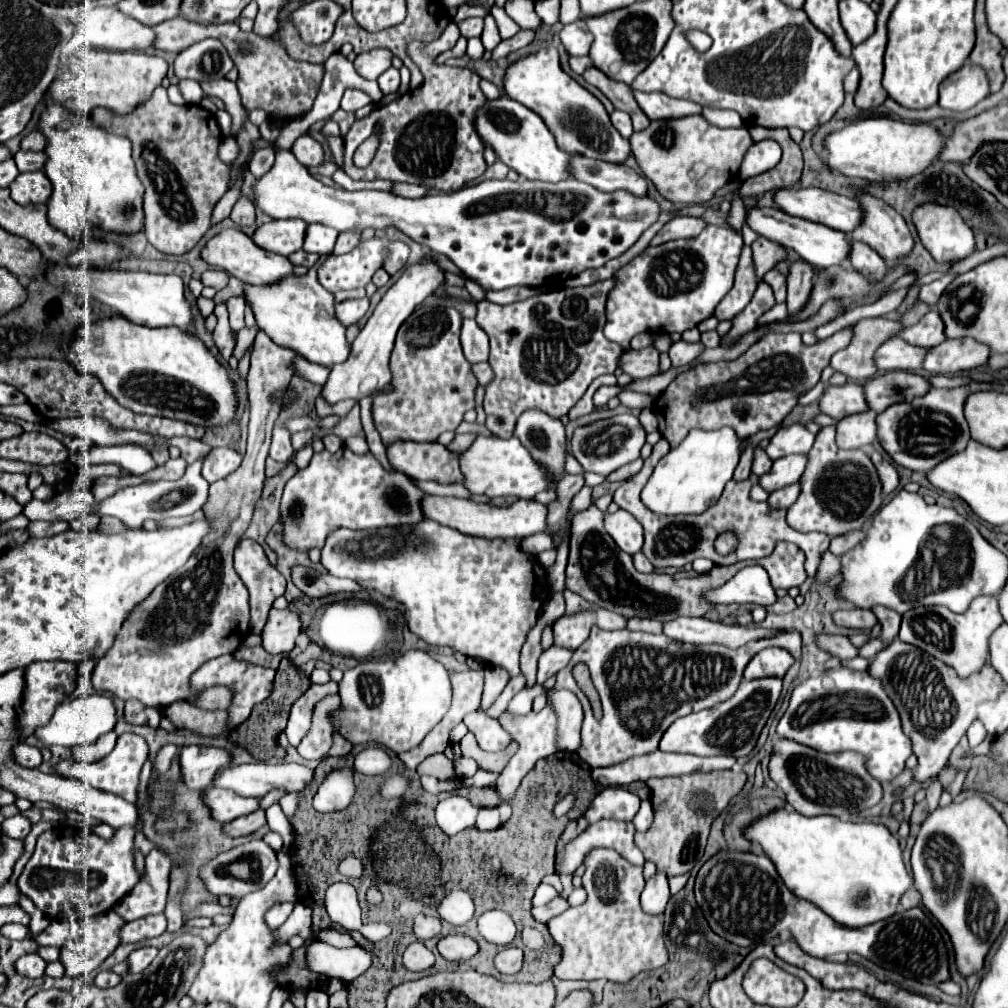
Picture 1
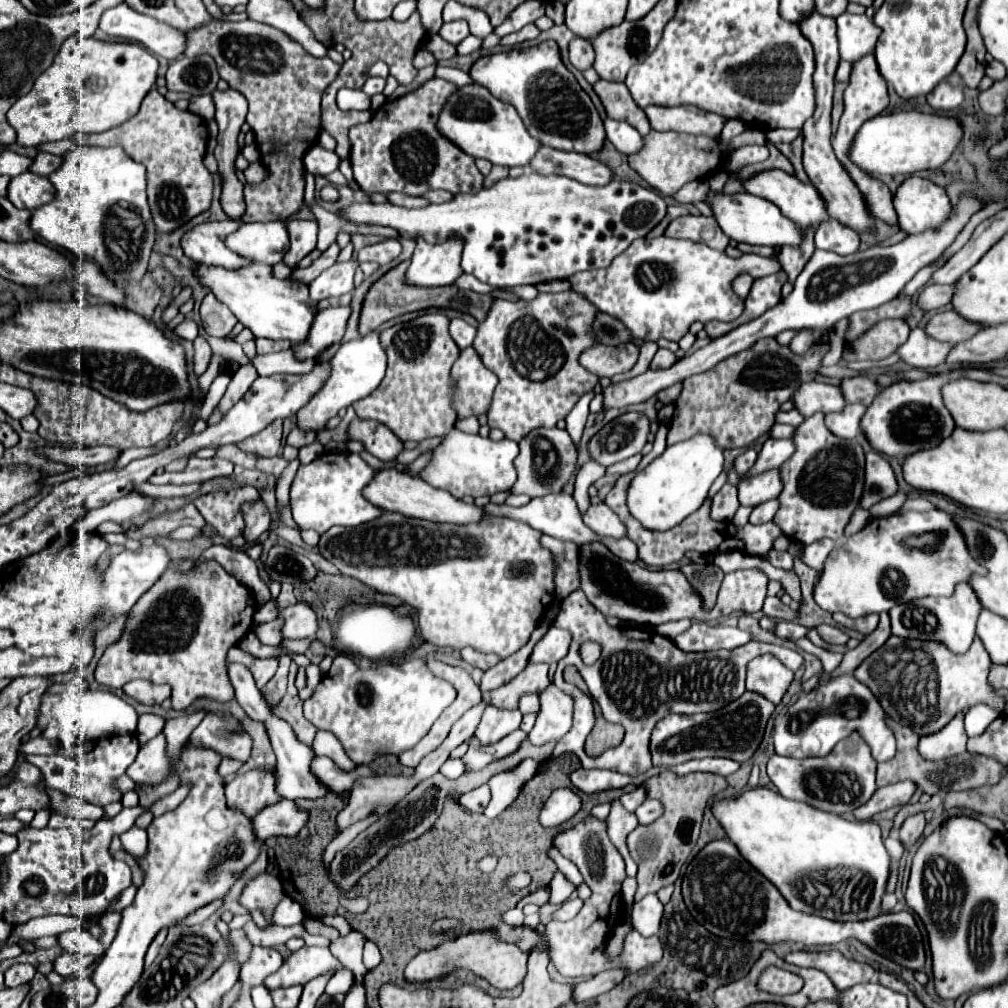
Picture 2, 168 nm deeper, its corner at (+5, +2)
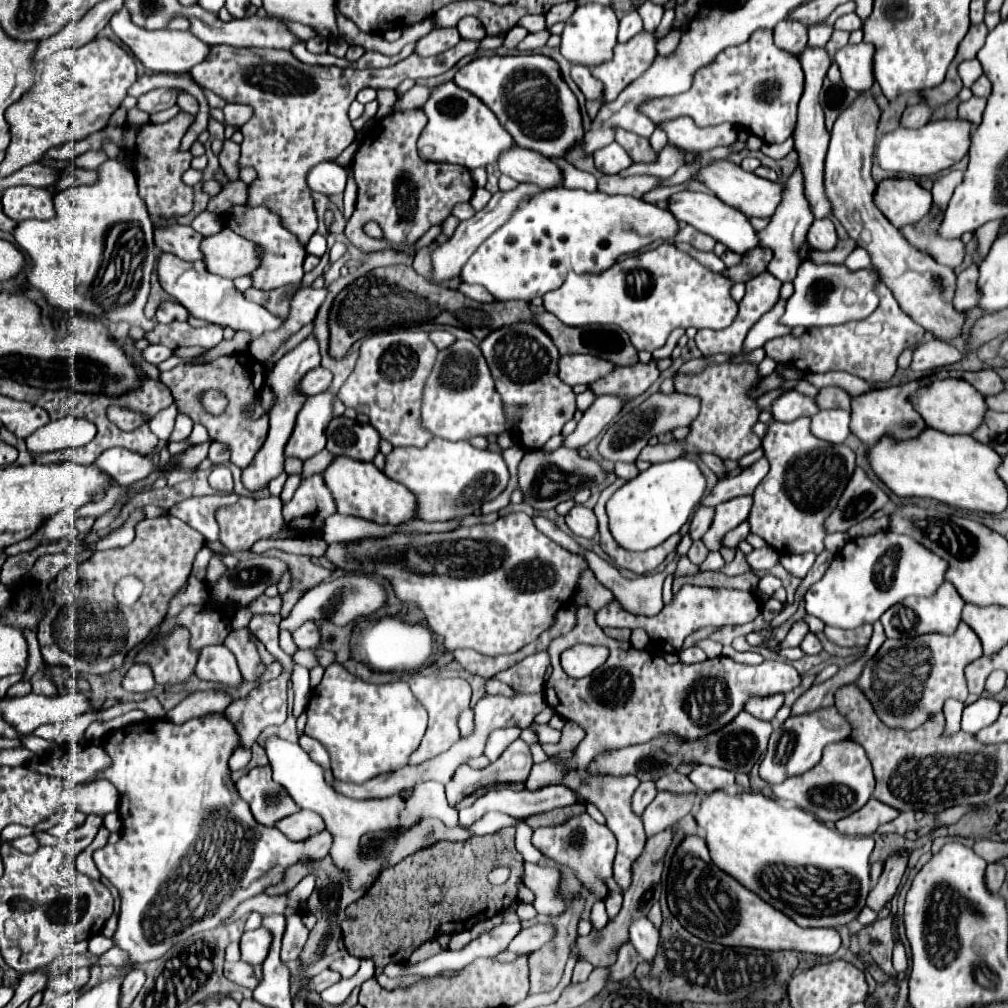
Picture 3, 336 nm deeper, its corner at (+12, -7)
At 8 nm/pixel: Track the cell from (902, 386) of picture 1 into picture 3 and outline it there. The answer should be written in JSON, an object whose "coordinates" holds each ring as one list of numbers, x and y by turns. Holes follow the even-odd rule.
{"coordinates":[[824,387,816,395,816,405,820,409,850,409,850,395,840,387]]}

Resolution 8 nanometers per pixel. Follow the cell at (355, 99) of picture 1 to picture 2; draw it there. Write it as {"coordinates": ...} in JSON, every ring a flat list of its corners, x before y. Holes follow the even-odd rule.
{"coordinates":[[341,88,337,94,337,106,341,110,367,110,369,108,369,96,363,90]]}

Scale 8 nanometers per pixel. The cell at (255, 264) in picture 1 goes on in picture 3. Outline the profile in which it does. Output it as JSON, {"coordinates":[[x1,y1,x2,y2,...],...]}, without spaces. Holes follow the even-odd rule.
{"coordinates":[[166,225,154,227,154,243,160,251,172,253,184,261,198,261,202,259,200,253,202,235,196,233,188,225]]}

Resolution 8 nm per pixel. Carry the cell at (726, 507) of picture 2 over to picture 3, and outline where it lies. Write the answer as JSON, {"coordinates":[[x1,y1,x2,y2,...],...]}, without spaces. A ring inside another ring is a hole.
{"coordinates":[[698,507,696,509,692,523,690,523,690,529,688,529,688,535,692,541,702,539,702,535,708,531,708,525,712,521,712,513,714,513,714,509,710,509,710,507]]}

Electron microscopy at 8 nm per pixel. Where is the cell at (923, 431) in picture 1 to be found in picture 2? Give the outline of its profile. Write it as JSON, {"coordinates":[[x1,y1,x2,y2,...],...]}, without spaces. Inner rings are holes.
{"coordinates":[[959,368,959,370,947,372,947,374,931,376,925,380,917,380,917,382,901,380,901,382,895,382,895,384,883,388,883,392,879,392,879,400,875,400,875,404,871,404,867,408,867,412,861,420,861,430,867,436,869,444,887,456,905,460,907,456,921,452,921,450,935,448,941,440,949,438,955,430,955,420,943,404,941,388,955,378,957,380,971,378,971,380,989,382,989,374,985,374,983,370]]}

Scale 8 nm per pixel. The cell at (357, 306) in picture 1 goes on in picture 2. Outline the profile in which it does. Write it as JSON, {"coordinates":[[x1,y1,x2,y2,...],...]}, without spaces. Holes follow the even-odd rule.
{"coordinates":[[331,306,315,316,315,326,311,326,311,344,295,344,295,354,299,360,317,358,325,348,339,342,345,334,347,320,351,316,351,306]]}

